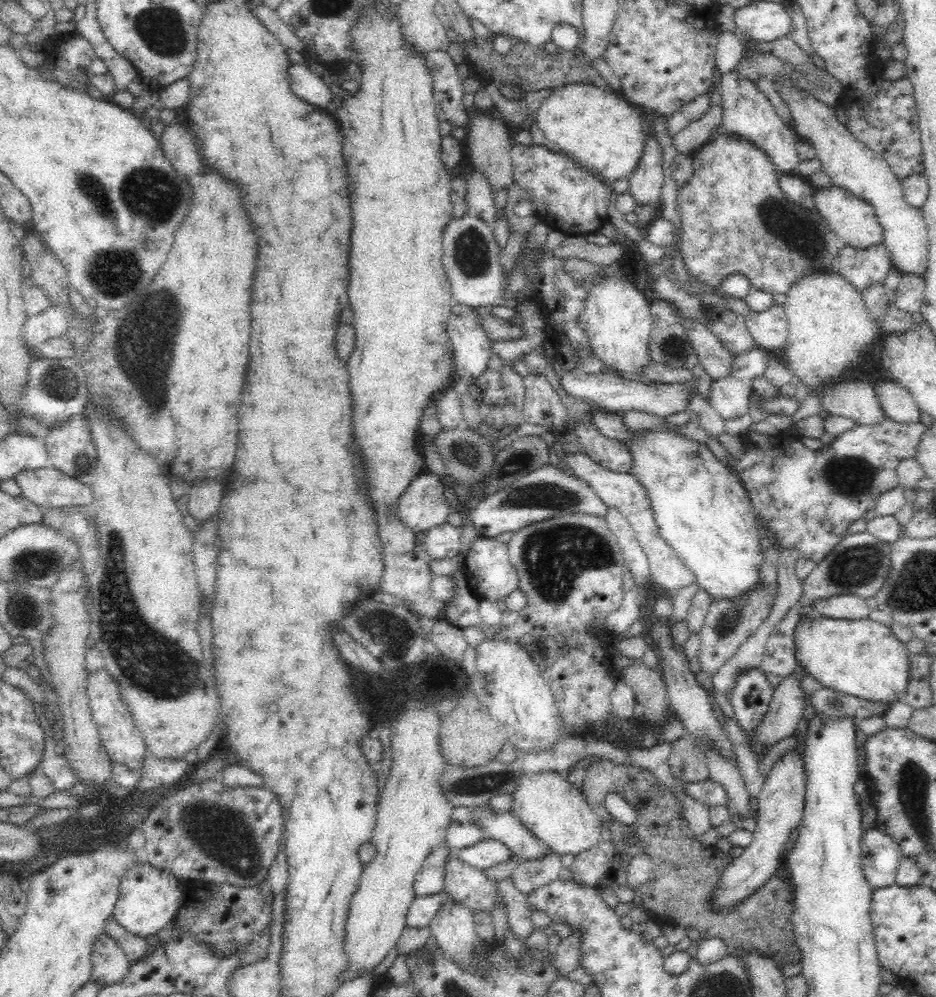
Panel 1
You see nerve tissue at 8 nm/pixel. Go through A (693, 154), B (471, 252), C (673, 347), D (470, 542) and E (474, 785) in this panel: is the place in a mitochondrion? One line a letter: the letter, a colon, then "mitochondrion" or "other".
A: other
B: mitochondrion
C: mitochondrion
D: other
E: mitochondrion

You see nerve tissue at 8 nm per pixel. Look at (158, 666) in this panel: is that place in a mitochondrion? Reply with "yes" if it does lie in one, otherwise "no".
yes

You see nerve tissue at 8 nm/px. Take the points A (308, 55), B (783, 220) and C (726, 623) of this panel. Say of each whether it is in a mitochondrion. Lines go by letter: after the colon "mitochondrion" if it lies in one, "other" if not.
A: other
B: mitochondrion
C: mitochondrion

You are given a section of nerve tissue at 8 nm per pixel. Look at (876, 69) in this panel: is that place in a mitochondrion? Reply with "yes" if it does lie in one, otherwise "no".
no

